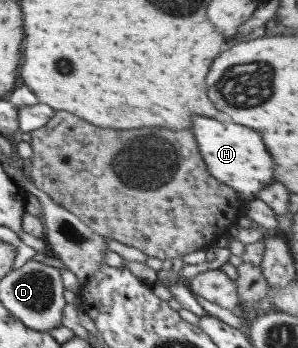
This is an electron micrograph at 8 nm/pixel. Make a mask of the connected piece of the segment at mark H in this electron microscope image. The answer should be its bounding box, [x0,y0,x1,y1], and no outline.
[192,116,272,196]

